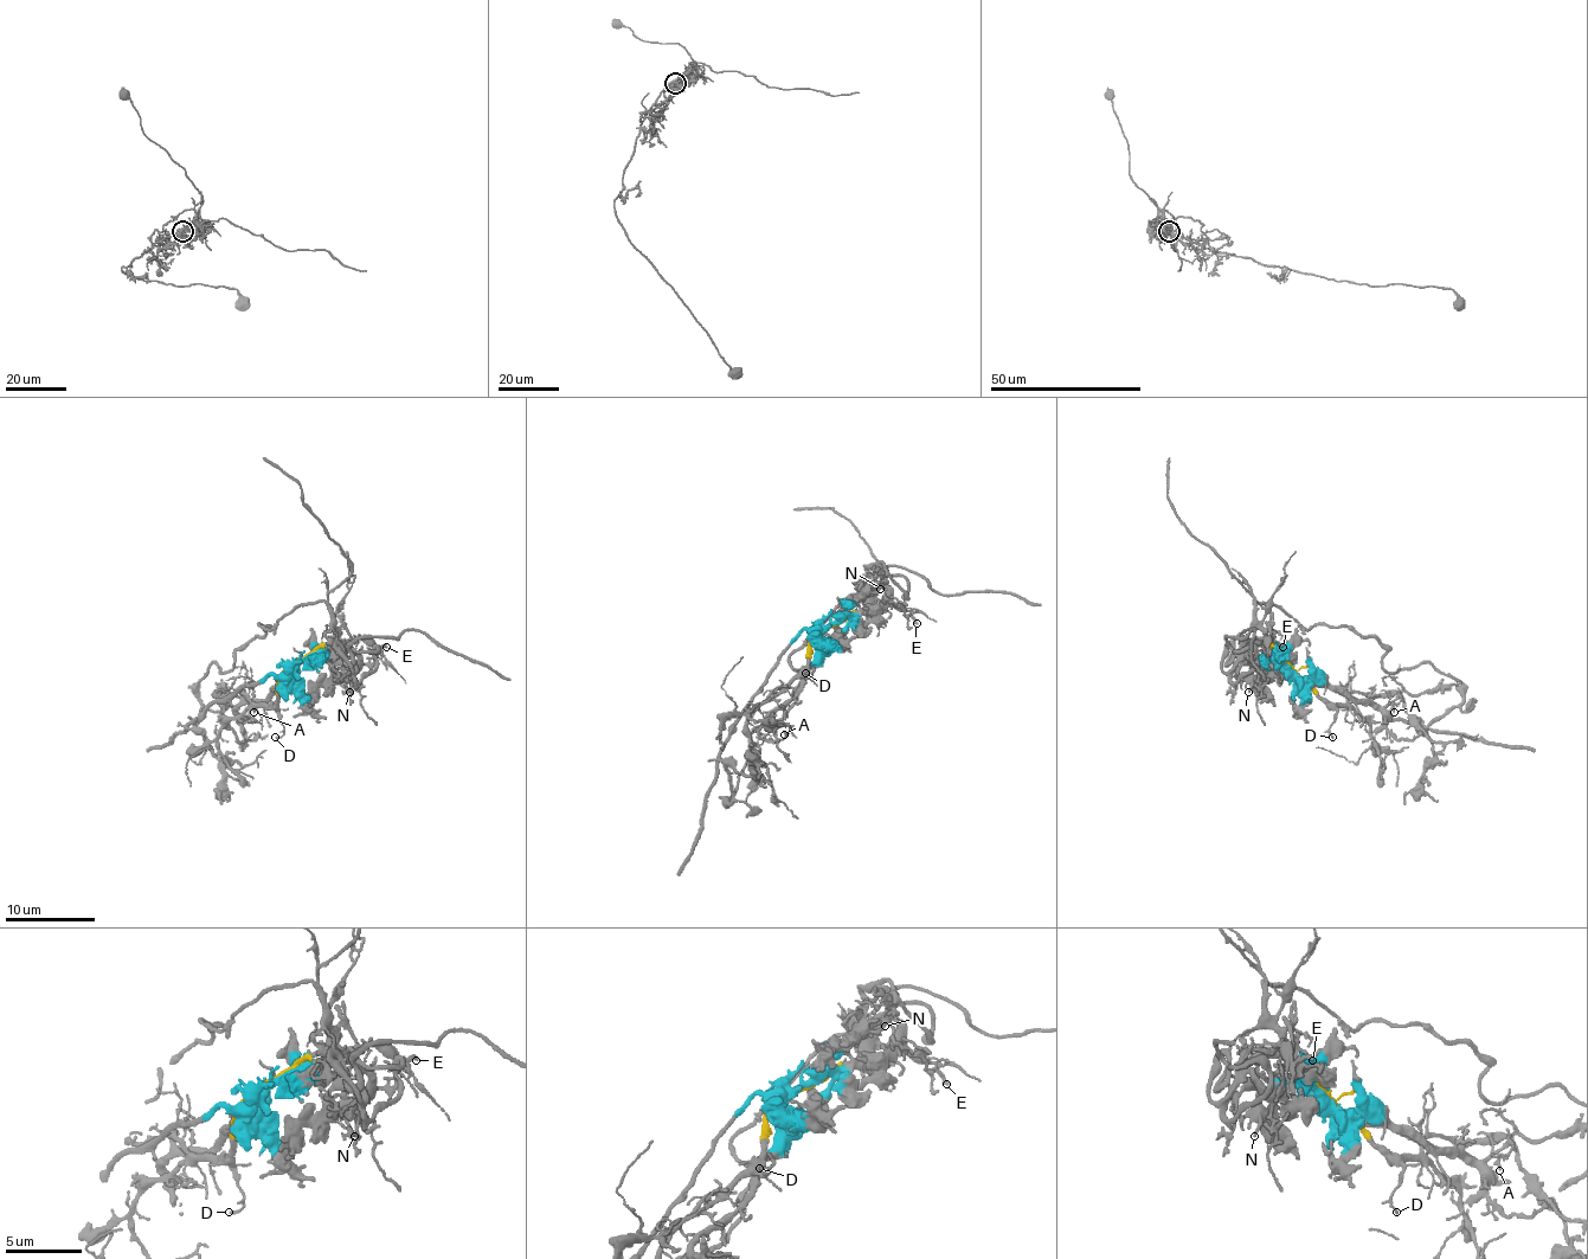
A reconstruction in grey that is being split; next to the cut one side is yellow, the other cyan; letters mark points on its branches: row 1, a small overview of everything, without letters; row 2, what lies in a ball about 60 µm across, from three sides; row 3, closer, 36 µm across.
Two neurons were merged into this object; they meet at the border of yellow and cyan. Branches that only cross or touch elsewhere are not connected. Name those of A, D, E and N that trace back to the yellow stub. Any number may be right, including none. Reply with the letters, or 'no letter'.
D

